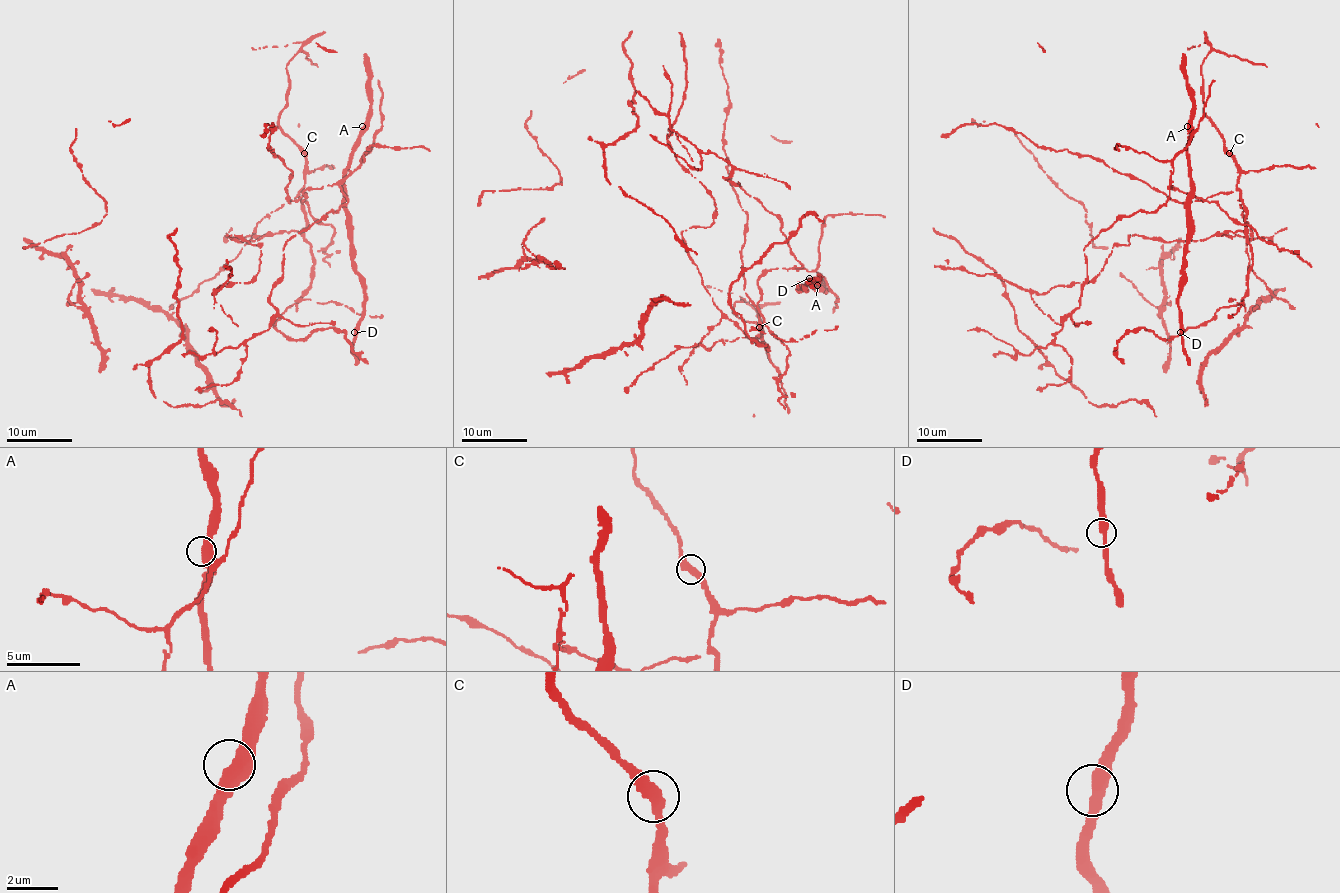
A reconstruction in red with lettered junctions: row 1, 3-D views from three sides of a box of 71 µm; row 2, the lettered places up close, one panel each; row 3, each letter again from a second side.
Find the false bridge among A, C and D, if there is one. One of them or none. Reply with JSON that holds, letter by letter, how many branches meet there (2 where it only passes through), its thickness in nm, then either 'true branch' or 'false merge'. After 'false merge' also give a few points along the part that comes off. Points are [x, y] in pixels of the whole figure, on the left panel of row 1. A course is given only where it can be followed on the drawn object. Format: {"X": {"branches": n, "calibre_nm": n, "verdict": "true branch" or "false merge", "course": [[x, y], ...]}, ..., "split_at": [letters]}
{"A": {"branches": 2, "calibre_nm": 440, "verdict": "true branch"}, "C": {"branches": 2, "calibre_nm": 400, "verdict": "true branch"}, "D": {"branches": 2, "calibre_nm": 400, "verdict": "true branch"}, "split_at": []}

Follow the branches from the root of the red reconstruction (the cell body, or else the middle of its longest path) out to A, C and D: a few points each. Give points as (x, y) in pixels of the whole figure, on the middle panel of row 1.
A: (798, 260), (803, 265), (796, 268), (816, 270), (829, 290), (822, 290), (817, 285)
C: (798, 260), (801, 267), (770, 268), (758, 280), (761, 298), (755, 305), (760, 318), (760, 338), (760, 326)
D: (798, 260), (803, 265), (796, 268), (816, 270), (829, 290), (799, 288), (819, 275), (809, 278)

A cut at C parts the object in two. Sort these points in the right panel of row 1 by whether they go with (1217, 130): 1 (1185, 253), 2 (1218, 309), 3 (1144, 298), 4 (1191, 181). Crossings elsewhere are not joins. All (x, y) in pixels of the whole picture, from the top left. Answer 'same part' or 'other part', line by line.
1: same part
2: other part
3: same part
4: same part

